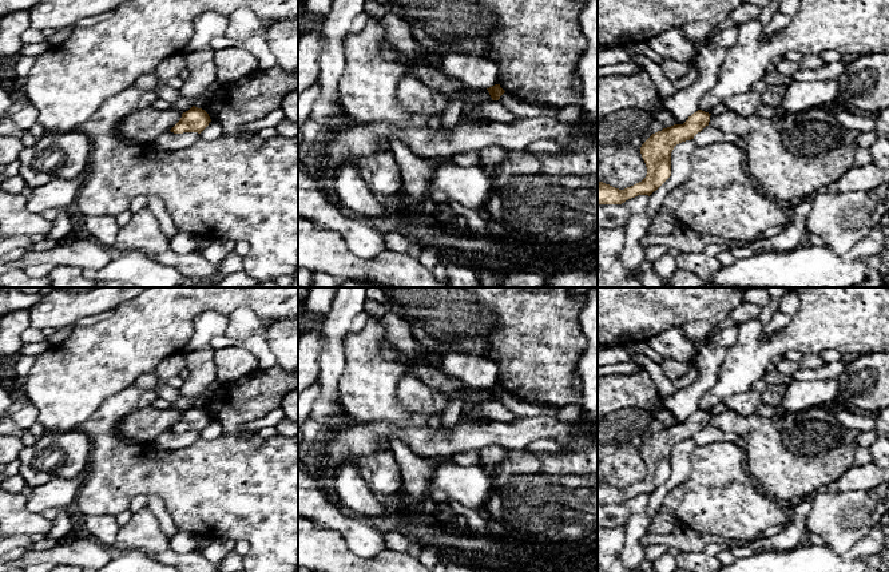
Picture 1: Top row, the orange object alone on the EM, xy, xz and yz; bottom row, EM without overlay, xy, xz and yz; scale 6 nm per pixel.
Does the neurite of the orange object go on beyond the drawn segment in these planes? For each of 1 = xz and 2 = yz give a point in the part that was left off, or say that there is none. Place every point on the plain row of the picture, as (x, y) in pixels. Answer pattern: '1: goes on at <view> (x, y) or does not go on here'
1: does not go on here
2: does not go on here

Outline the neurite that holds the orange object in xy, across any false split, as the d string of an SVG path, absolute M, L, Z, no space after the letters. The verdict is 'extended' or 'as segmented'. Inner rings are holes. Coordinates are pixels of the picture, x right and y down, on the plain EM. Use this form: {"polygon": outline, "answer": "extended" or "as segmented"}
{"polygon": "M193 405L188 410L182 413L180 420L170 429L174 433L198 432L201 433L211 421L209 413Z", "answer": "as segmented"}

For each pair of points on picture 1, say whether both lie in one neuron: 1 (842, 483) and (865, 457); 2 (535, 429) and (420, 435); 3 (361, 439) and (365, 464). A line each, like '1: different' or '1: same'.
1: different
2: same
3: different

